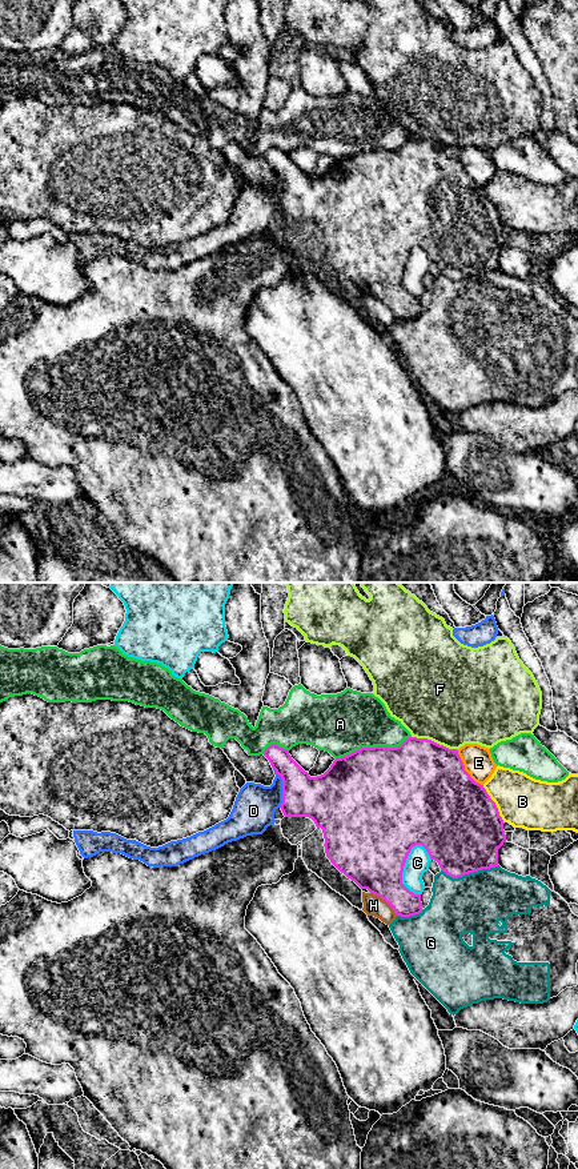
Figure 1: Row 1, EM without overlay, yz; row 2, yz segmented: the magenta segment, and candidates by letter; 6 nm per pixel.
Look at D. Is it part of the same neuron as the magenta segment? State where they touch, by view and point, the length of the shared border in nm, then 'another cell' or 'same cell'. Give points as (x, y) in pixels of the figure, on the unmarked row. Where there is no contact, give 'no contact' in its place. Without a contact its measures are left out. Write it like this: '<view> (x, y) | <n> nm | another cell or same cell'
yz (283, 191) | 240 nm | another cell

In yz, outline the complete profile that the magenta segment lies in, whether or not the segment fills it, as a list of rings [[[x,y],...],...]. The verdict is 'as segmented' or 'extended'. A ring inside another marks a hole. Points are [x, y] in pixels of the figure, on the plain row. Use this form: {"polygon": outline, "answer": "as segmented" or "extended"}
{"polygon": [[[409,140],[397,151],[374,149],[361,151],[345,160],[336,161],[330,171],[321,179],[310,180],[289,157],[289,153],[277,147],[269,148],[264,159],[269,163],[272,171],[282,181],[282,207],[281,213],[285,220],[309,220],[314,224],[317,231],[322,232],[325,241],[325,256],[330,265],[348,281],[354,284],[361,292],[368,292],[370,296],[385,303],[394,316],[401,320],[410,320],[422,316],[421,297],[414,297],[402,287],[402,275],[406,261],[416,248],[422,248],[429,256],[430,261],[437,264],[441,273],[453,281],[462,280],[482,272],[498,269],[498,252],[506,244],[503,233],[503,223],[499,219],[495,205],[490,201],[483,188],[475,185],[465,173],[465,168],[457,152],[449,152],[428,141]]], "answer": "as segmented"}

